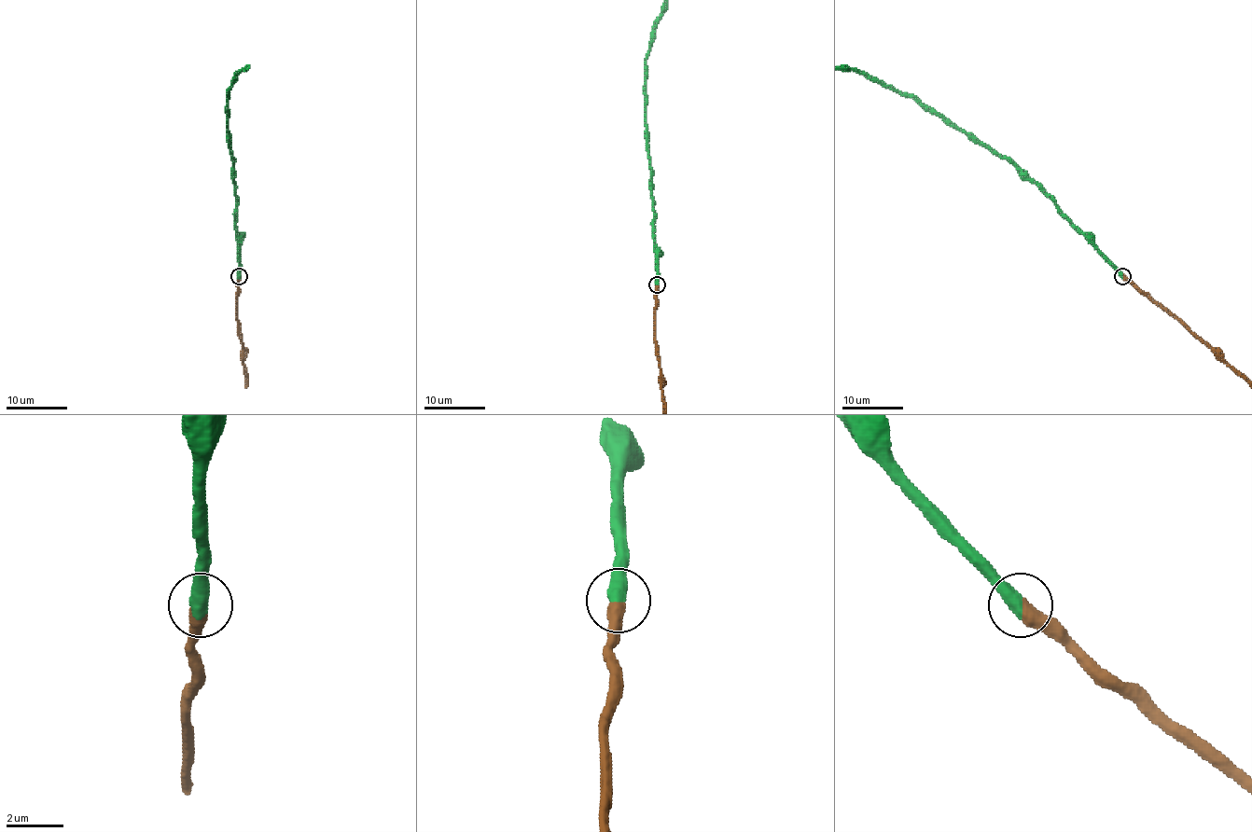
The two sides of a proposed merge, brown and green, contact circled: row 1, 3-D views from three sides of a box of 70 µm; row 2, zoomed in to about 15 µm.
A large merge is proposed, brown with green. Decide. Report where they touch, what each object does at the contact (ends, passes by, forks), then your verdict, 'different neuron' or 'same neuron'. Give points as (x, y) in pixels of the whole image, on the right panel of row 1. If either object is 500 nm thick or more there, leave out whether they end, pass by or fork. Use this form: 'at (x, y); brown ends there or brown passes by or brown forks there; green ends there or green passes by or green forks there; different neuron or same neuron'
at (1122, 276); same neuron

